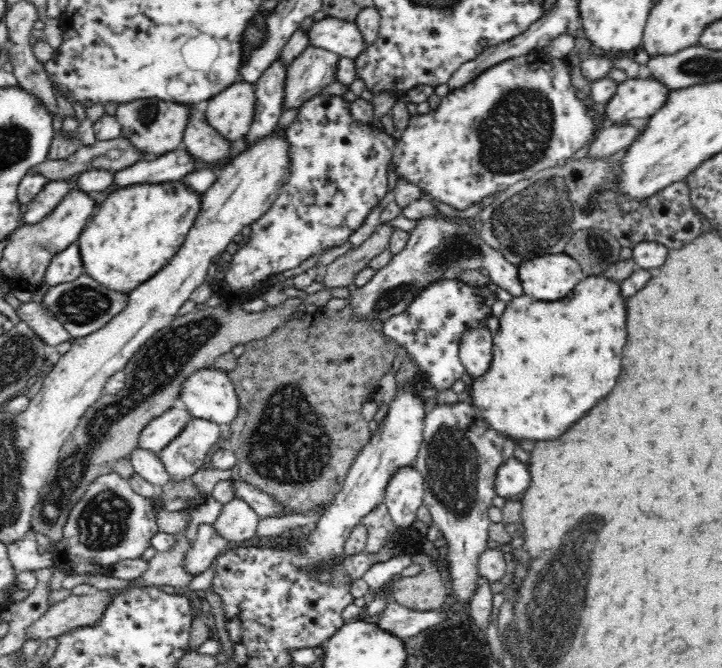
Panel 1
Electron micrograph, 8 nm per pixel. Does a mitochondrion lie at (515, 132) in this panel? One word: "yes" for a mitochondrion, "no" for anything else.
yes

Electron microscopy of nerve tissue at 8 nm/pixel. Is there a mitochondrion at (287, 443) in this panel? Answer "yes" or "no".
yes

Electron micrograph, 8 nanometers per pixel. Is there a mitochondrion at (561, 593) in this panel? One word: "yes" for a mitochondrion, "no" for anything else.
yes

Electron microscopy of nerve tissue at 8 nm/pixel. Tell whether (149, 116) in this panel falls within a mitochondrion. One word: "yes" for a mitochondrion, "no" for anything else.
yes

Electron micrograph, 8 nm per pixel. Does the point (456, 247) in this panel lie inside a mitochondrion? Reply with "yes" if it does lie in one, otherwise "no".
yes

